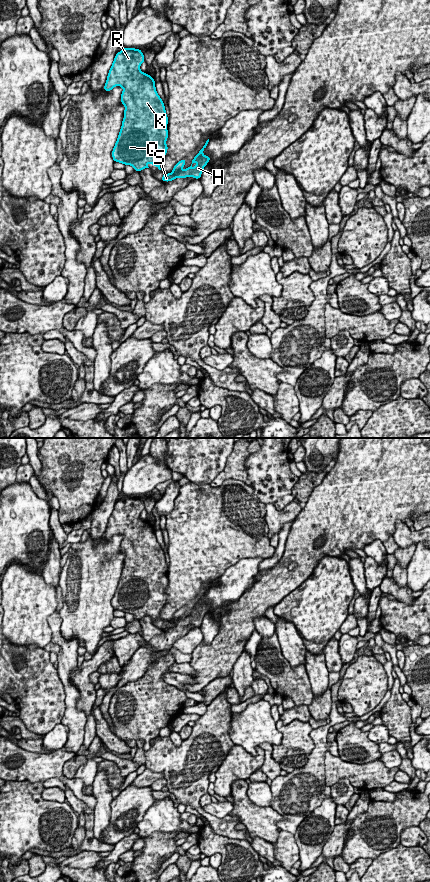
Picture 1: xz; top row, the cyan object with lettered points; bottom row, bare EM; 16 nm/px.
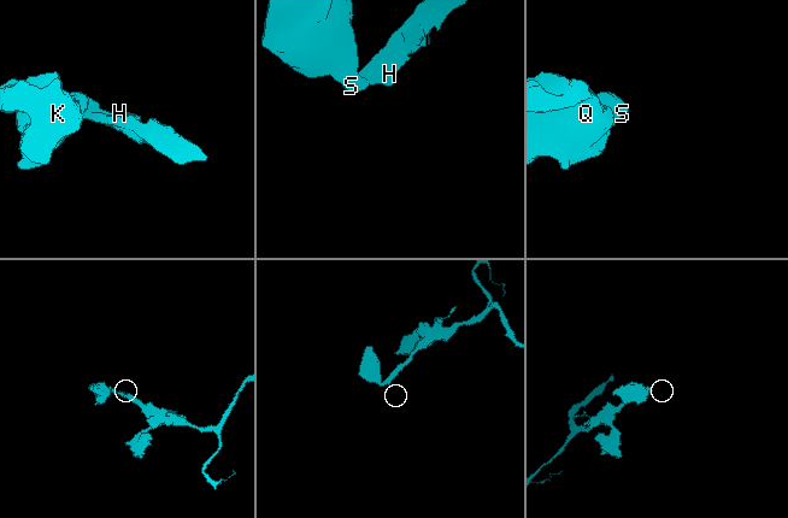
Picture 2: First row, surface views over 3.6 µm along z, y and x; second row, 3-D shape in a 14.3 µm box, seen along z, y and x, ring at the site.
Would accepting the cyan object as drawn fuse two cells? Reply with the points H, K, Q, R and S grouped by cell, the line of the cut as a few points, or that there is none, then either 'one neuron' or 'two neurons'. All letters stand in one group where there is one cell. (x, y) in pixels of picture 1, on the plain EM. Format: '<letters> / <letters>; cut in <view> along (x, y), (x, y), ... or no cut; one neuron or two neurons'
H / K Q R S; cut in xz along (169, 621), (176, 625); two neurons

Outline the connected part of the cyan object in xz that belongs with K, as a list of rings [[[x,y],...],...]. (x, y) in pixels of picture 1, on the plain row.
[[[124,495],[115,503],[104,533],[104,538],[107,540],[116,534],[122,535],[121,551],[125,554],[124,566],[112,599],[112,606],[114,610],[133,614],[137,620],[149,616],[148,611],[161,618],[160,612],[168,598],[166,593],[168,565],[164,551],[156,539],[154,526],[140,518],[144,509],[140,497]]]

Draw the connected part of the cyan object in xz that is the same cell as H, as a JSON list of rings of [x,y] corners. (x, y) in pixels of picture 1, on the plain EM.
[[[209,587],[206,589],[205,593],[200,597],[199,601],[194,605],[194,607],[192,608],[192,612],[188,616],[186,616],[184,619],[181,618],[186,611],[186,607],[183,607],[177,612],[175,612],[173,619],[169,622],[175,623],[179,626],[186,626],[191,624],[195,627],[200,627],[200,625],[202,624],[201,619],[211,607],[211,605],[203,602],[203,599],[206,596],[208,590]]]

